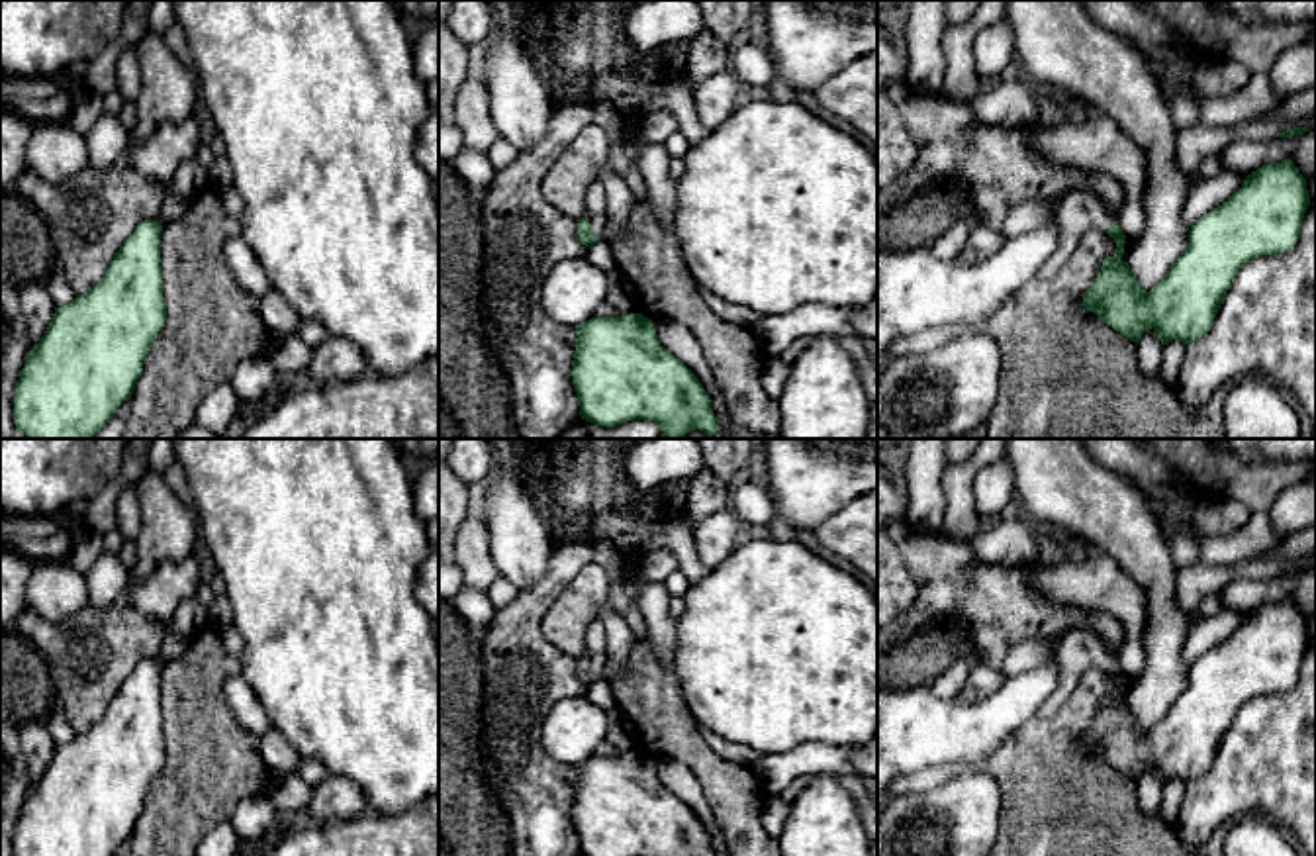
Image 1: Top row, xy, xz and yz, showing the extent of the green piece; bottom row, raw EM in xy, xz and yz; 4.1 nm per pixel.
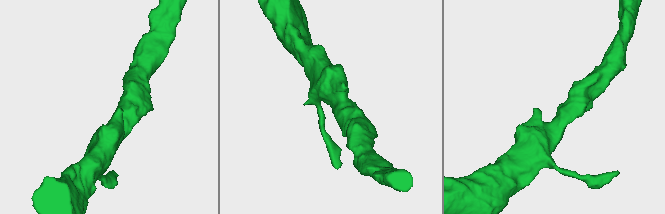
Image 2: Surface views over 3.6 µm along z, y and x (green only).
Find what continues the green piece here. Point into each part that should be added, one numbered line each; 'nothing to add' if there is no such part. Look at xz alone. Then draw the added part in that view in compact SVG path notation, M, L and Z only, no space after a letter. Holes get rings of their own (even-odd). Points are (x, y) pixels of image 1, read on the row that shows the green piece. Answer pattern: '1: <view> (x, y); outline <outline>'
1: xz (594, 212); outline M593 180L588 194L586 194L586 212L584 217L591 225L599 225L605 221L605 190L603 186Z

